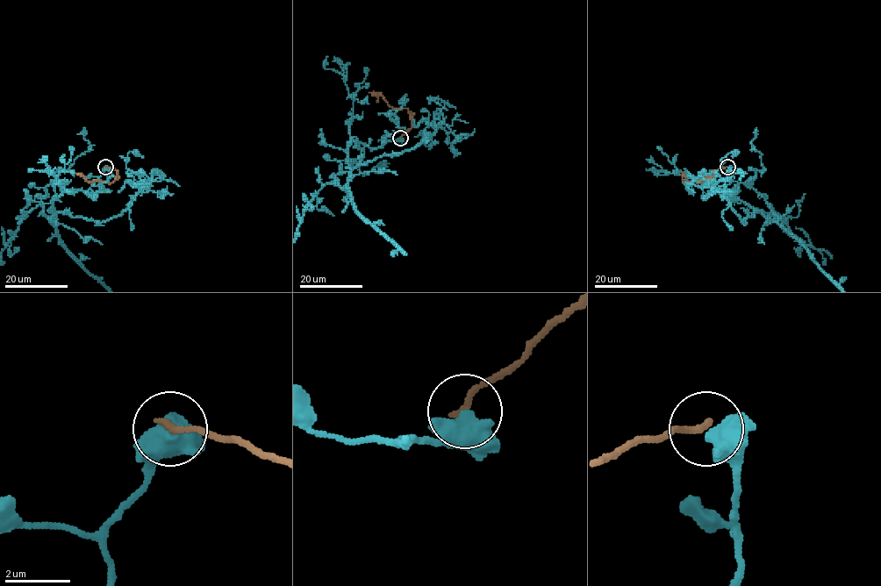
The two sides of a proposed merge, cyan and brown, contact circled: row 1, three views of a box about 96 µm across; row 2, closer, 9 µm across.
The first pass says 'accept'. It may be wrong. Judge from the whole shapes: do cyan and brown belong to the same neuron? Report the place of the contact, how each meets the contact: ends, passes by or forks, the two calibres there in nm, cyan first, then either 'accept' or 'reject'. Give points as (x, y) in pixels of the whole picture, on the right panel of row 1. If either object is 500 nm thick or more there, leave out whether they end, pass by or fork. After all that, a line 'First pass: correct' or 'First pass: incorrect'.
place (727, 167); calibres 650 and 240 nm; reject
First pass: incorrect

